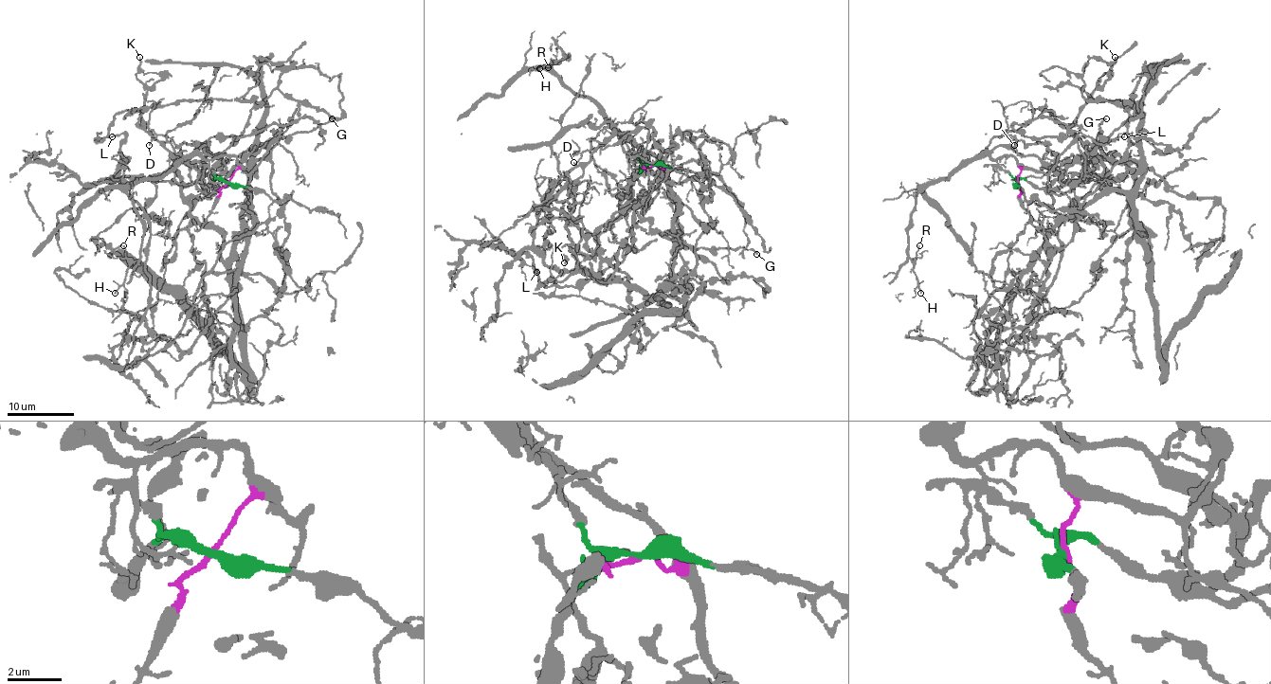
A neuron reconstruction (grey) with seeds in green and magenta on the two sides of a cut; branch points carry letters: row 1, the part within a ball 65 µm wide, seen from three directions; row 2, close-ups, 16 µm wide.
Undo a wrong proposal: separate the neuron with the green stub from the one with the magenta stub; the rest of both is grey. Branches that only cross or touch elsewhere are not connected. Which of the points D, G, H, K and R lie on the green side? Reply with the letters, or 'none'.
G, K

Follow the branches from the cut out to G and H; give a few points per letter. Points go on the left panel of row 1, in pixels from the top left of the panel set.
G: (228, 183), (216, 178), (205, 193), (218, 191), (238, 163), (272, 141), (312, 131), (332, 117)
H: (228, 181), (235, 156), (198, 154), (137, 180), (128, 189), (143, 224), (141, 255), (114, 294)

